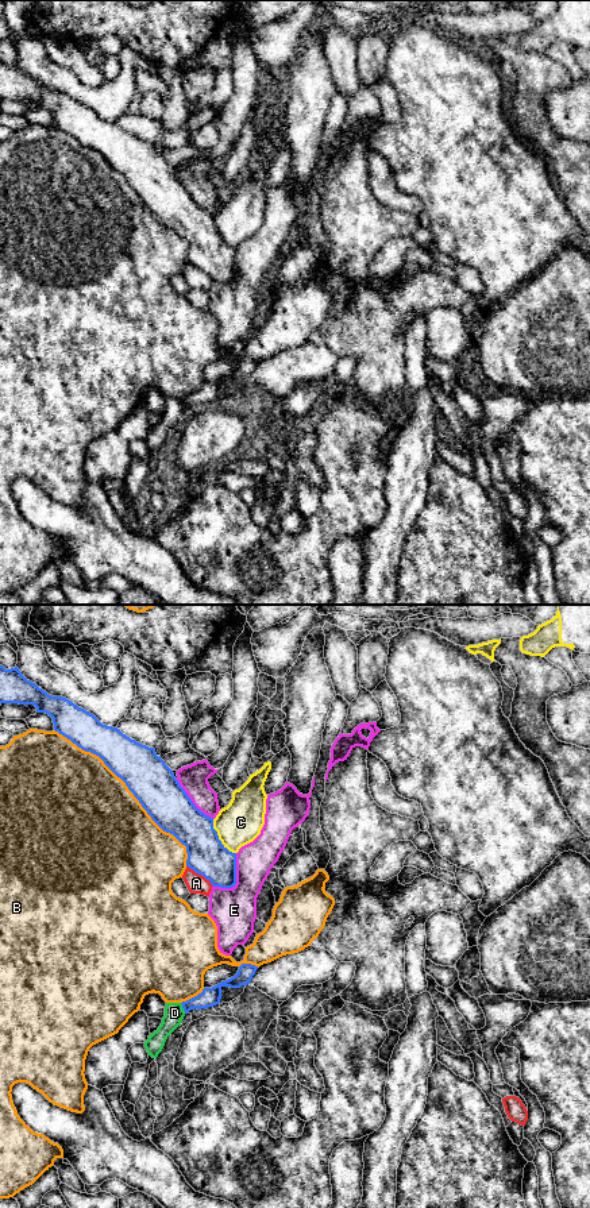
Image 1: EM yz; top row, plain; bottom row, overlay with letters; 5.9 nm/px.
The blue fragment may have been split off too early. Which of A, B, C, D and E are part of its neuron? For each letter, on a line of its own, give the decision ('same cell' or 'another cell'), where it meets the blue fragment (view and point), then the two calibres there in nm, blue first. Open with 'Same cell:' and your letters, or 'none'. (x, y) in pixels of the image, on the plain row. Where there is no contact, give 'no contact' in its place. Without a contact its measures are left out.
Same cell: none
A: another cell; contact yz (200, 269); calibres 240 and 120 nm
B: another cell; contact yz (131, 186); calibres 260 and 500 nm
C: another cell; contact yz (218, 234); calibres 240 and 260 nm
D: another cell; contact yz (182, 402); calibres 110 and 120 nm
E: another cell; contact yz (235, 274); calibres 240 and 280 nm

